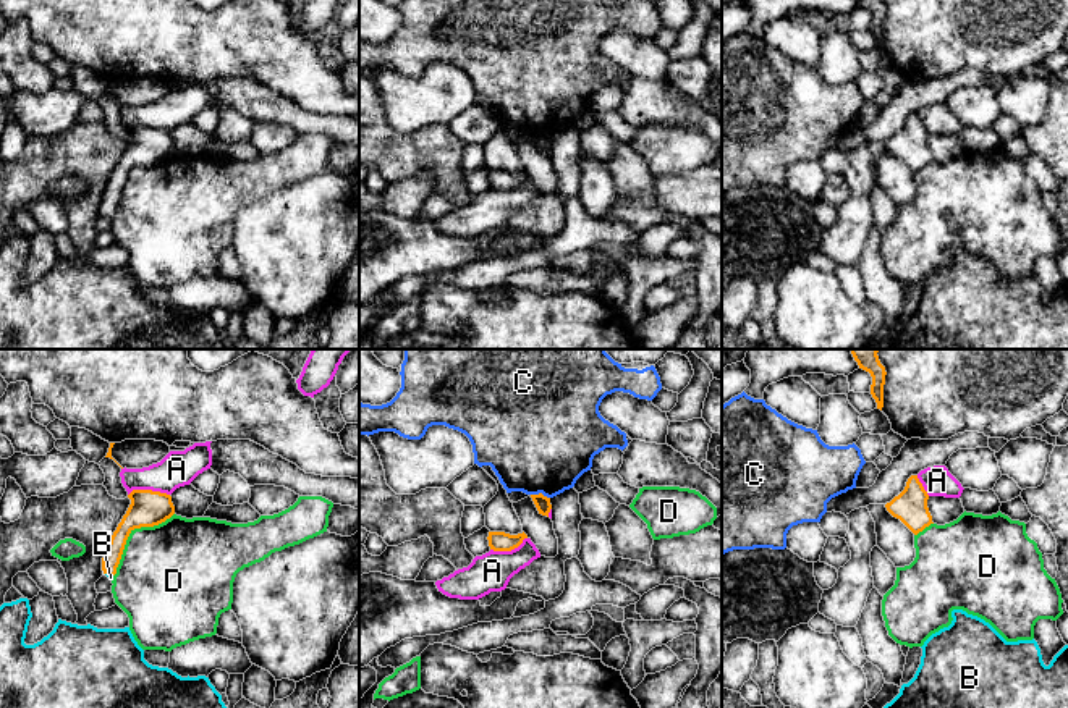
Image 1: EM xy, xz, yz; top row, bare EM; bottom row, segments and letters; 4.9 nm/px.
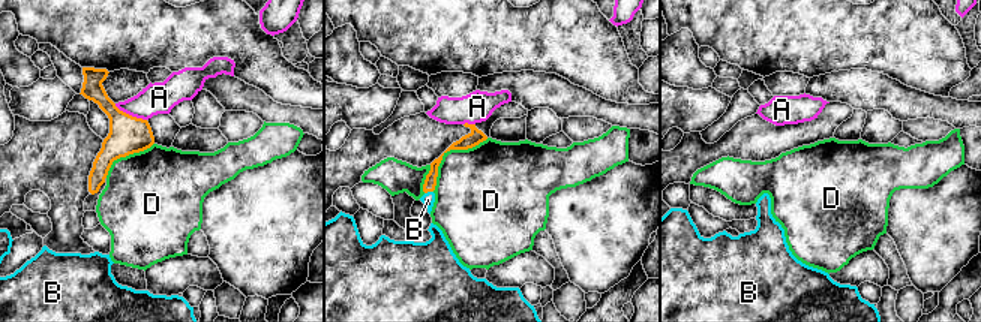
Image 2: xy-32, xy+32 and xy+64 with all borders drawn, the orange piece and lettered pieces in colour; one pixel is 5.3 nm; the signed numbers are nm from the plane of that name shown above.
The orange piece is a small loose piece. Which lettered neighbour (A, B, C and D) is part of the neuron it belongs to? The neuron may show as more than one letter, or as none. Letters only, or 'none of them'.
B

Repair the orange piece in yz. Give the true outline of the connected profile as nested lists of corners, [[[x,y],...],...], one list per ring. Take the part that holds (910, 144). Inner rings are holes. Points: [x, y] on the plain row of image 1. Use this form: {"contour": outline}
{"contour": [[[911,113],[905,128],[885,142],[887,149],[900,157],[914,173],[922,170],[932,160],[927,145],[929,133],[919,120],[918,113]]]}

